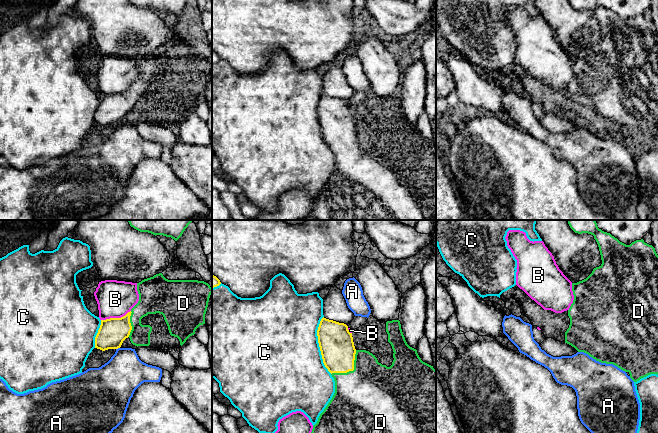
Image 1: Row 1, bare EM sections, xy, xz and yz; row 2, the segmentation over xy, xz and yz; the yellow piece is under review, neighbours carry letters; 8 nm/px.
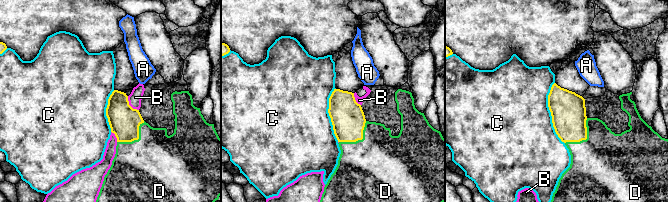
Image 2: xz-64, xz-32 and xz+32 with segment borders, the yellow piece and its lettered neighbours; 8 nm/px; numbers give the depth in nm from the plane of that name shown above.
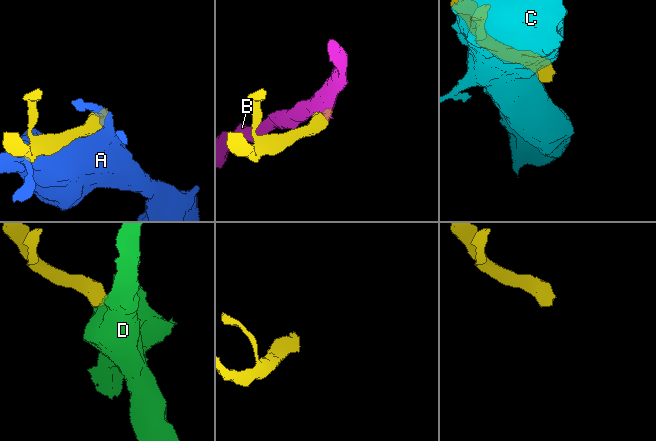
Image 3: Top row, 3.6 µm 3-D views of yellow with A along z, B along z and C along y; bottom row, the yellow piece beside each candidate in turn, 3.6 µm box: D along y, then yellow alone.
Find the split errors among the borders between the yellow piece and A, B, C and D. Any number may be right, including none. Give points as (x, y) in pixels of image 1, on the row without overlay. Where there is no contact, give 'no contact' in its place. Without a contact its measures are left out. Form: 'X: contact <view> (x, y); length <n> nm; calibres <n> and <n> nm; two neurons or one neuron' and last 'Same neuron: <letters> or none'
A: contact xy (117, 124); length 40 nm; calibres 220 and 320 nm; two neurons
B: contact xy (115, 94); length 260 nm; calibres 220 and 300 nm; two neurons
C: contact xz (319, 121); length 460 nm; calibres 280 and 500 nm; two neurons
D: contact xz (351, 146); length 280 nm; calibres 280 and 480 nm; one neuron
Same neuron: D

